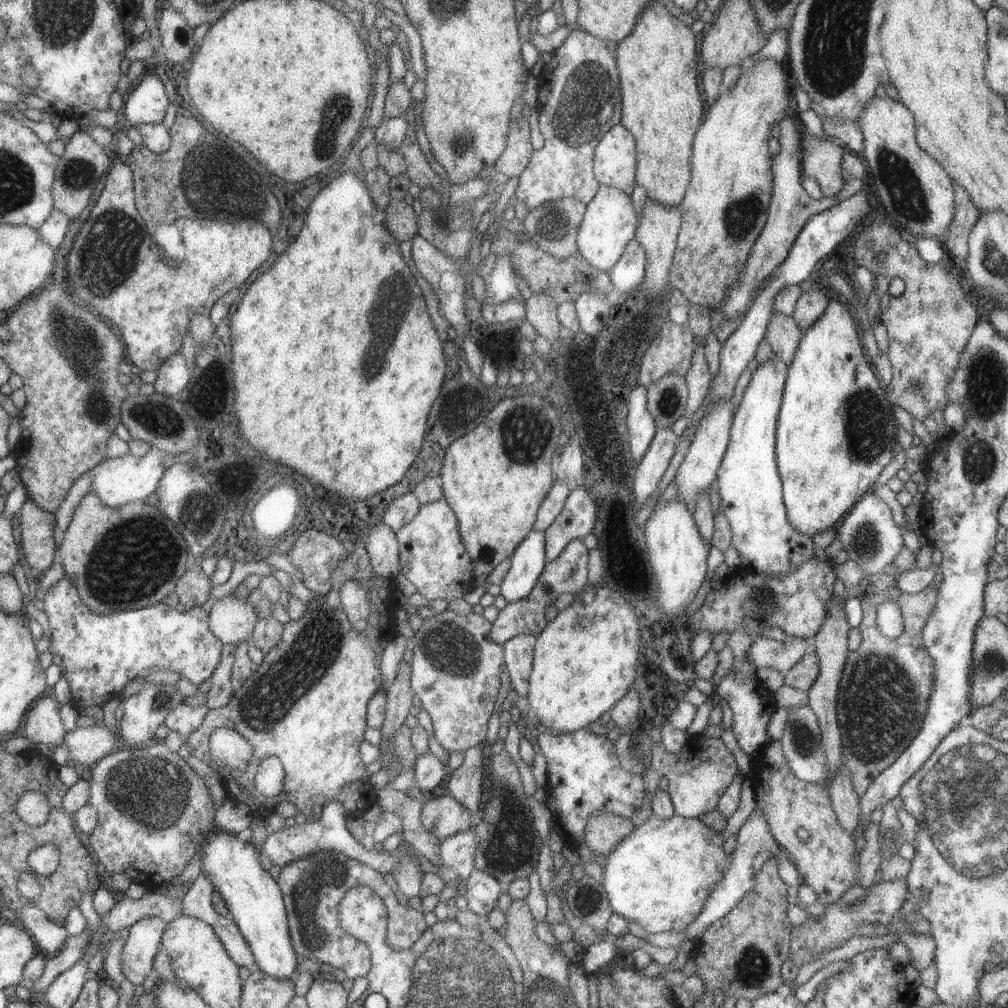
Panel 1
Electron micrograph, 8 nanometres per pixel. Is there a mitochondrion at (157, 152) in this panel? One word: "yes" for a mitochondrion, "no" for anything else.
no

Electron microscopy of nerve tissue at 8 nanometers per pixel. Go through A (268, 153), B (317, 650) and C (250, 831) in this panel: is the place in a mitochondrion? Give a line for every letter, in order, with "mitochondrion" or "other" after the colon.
A: other
B: mitochondrion
C: other

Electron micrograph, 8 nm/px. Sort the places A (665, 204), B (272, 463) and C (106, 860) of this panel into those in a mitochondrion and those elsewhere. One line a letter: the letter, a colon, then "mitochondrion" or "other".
A: other
B: other
C: other

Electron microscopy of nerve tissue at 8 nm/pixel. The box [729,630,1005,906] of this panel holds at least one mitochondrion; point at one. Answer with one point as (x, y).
(880, 707)

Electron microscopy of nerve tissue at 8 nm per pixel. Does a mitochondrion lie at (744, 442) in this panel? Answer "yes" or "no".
no

